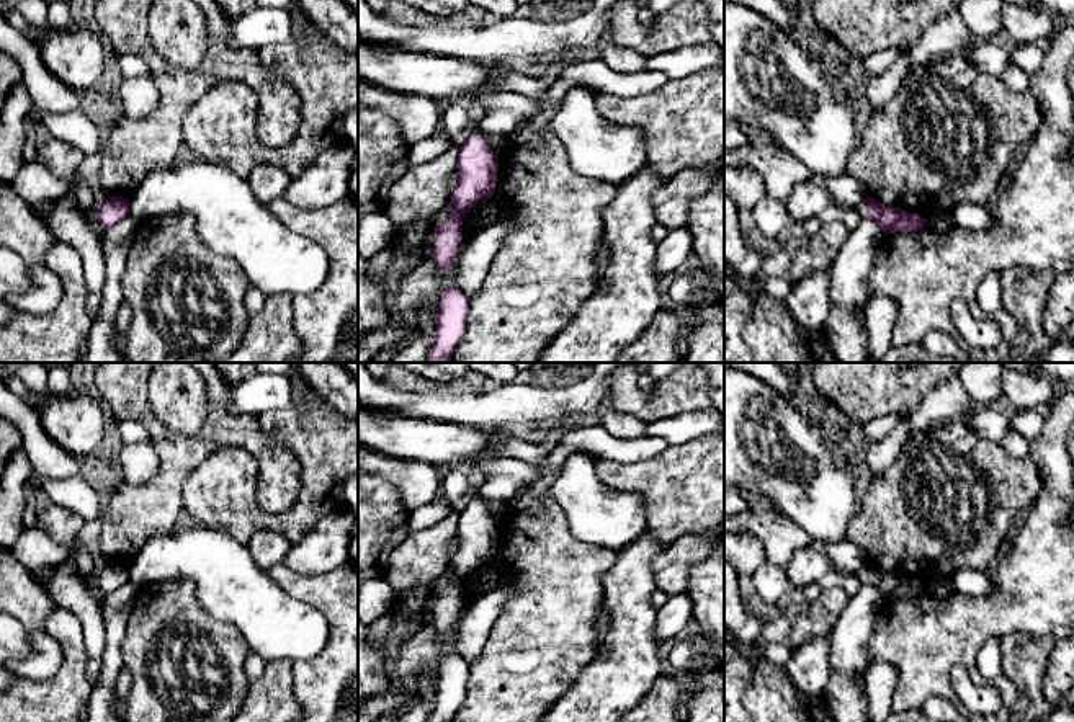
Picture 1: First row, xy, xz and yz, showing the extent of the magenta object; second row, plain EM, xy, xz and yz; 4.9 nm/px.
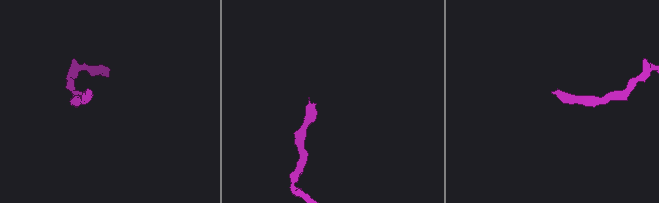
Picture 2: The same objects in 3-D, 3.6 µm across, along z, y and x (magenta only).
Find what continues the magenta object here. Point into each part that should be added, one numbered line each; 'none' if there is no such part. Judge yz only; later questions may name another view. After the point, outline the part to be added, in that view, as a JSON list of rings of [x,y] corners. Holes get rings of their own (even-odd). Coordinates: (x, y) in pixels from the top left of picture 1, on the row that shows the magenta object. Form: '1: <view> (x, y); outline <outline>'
1: yz (808, 200); outline [[[819,178],[794,185],[790,198],[785,203],[791,219],[799,224],[819,217],[819,214],[830,206],[857,211],[861,219],[868,217],[866,203],[847,206],[834,201],[824,186],[824,181]]]

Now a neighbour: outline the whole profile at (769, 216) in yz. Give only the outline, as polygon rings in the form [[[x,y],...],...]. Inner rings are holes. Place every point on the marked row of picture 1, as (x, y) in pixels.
[[[763,196],[747,214],[750,225],[767,238],[781,238],[783,227],[791,221],[786,203]]]

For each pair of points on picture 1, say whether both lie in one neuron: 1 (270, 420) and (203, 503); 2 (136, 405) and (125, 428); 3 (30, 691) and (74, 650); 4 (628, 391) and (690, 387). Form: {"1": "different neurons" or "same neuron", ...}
{"1": "same neuron", "2": "different neurons", "3": "same neuron", "4": "same neuron"}

